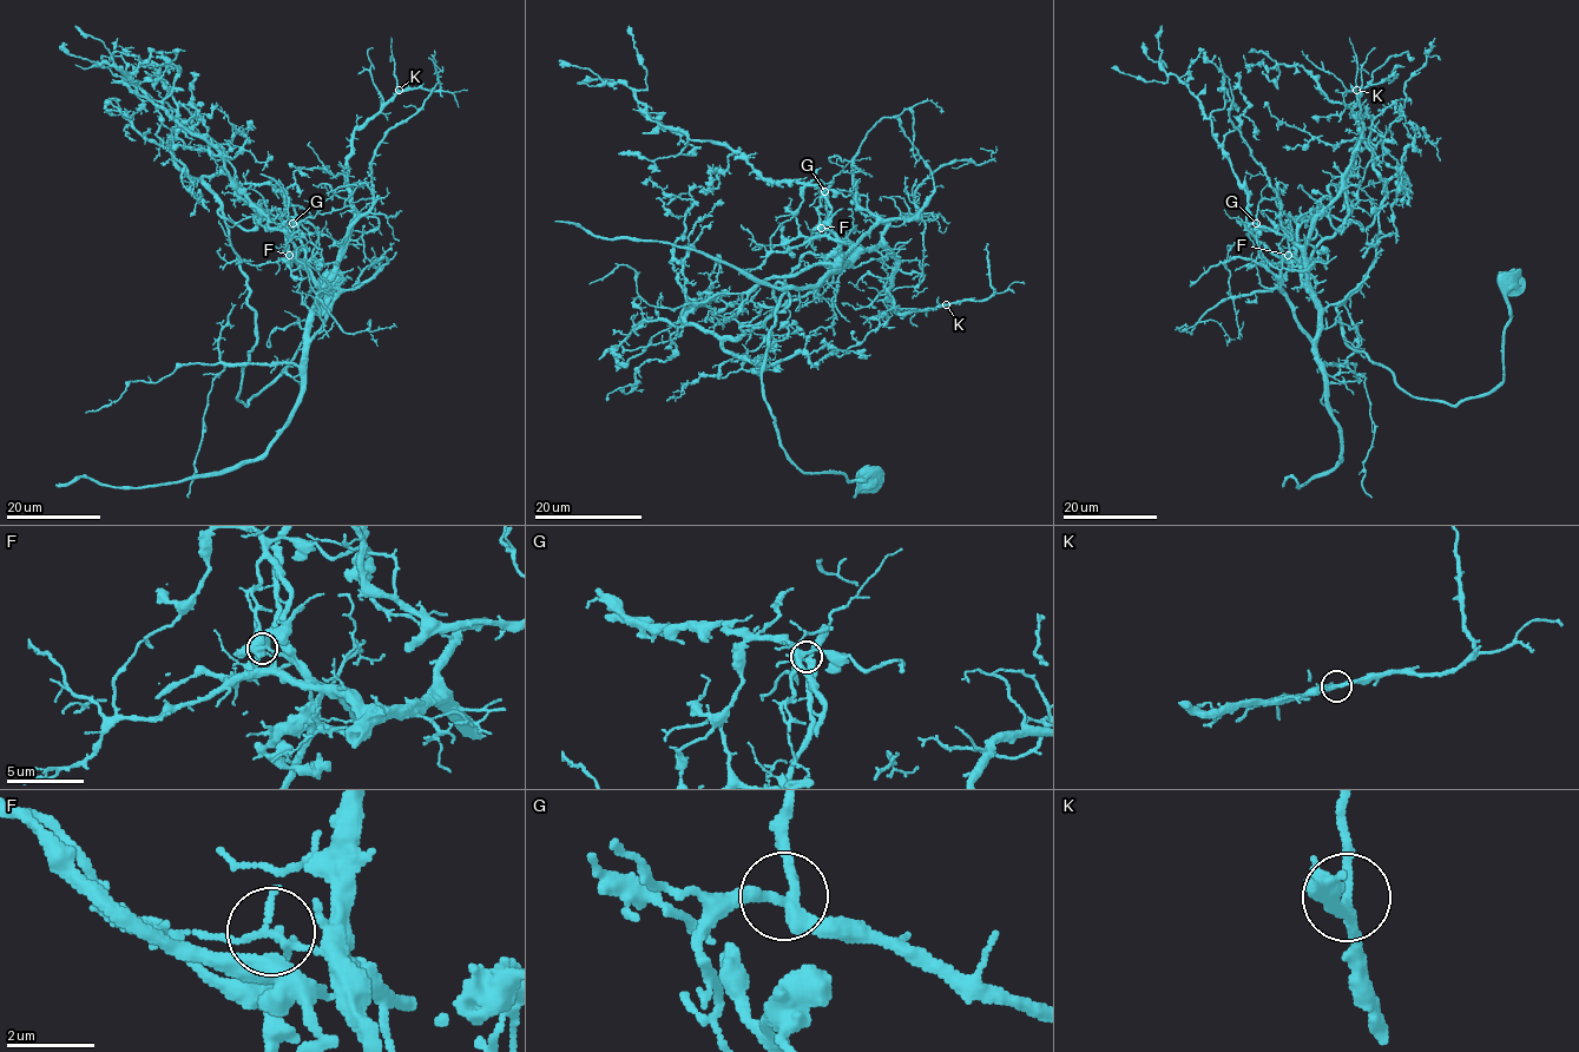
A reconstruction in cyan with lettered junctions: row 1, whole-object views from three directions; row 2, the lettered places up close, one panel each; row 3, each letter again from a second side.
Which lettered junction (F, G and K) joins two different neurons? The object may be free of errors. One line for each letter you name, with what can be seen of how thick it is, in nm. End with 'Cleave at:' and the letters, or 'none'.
F: 140 nm thick
Cleave at: F

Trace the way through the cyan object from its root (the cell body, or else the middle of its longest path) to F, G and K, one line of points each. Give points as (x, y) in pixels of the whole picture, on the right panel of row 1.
F: (1511, 282), (1504, 380), (1452, 405), (1409, 395), (1343, 336), (1376, 218), (1304, 212), (1288, 255)
G: (1511, 282), (1504, 380), (1454, 405), (1414, 398), (1347, 342), (1337, 309), (1377, 219), (1256, 223)
K: (1511, 282), (1487, 393), (1414, 398), (1347, 342), (1377, 219), (1296, 219), (1304, 285), (1356, 90)

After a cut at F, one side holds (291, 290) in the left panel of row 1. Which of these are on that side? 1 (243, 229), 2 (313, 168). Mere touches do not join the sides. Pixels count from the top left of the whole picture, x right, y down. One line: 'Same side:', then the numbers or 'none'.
Same side: none

